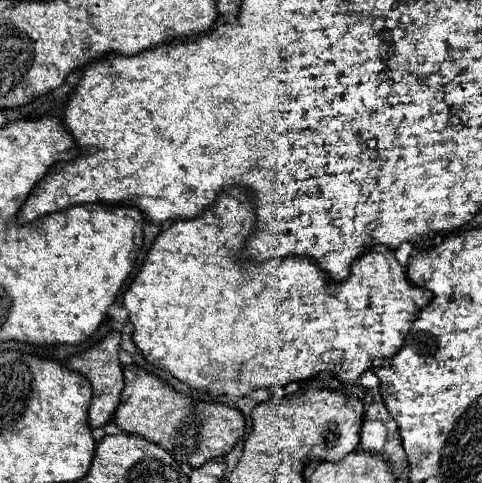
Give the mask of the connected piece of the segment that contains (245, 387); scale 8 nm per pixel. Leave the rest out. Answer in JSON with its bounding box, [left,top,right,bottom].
[123,188,431,398]

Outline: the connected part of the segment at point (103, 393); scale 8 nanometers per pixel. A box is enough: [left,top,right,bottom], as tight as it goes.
[69,332,123,428]

